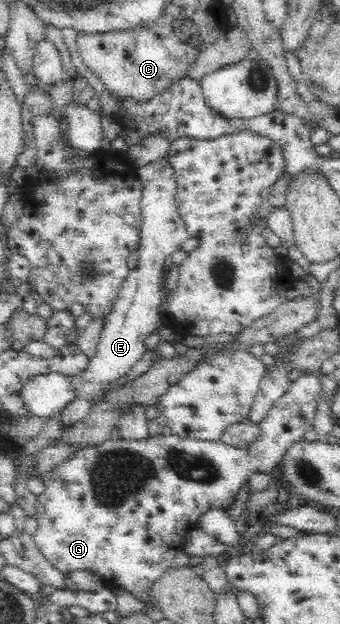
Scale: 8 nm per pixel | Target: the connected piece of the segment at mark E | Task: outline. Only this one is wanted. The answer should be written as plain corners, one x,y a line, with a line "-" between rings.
167,159
152,162
134,171
138,179
145,184
141,198
142,226
137,249
139,264
126,276
118,298
113,303
112,312
105,318
97,350
94,356
90,357
88,369
70,378
80,396
85,396
92,408
96,404
102,404
108,398
108,390
112,388
112,384
122,380
142,359
147,352
144,340
153,333
167,332
169,323
159,312
159,305
165,293
161,286
162,266
166,258
180,250
182,242
191,237
184,219
177,211
176,181

